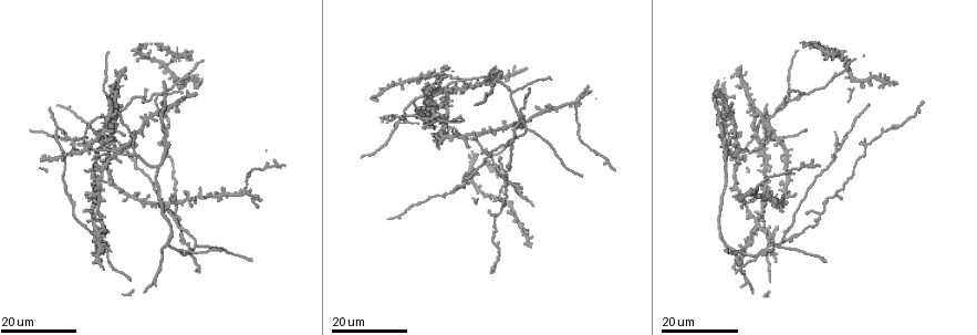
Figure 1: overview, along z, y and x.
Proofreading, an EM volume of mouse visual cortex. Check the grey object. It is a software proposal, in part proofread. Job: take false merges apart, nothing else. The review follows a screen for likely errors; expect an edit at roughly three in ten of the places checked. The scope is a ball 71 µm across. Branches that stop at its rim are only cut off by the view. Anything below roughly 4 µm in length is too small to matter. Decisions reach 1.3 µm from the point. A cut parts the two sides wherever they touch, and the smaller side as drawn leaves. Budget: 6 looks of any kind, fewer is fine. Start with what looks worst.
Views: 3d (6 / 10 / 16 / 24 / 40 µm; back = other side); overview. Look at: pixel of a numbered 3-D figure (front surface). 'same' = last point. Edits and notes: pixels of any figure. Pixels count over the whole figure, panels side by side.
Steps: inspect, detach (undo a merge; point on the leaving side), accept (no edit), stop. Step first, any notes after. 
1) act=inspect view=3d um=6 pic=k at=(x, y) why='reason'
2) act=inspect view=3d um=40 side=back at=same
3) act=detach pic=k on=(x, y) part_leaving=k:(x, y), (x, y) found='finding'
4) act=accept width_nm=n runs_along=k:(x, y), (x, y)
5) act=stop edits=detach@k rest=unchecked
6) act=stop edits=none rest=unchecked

act=inspect view=3d um=24 pic=1 at=(399, 123) why='looks like a crossing'

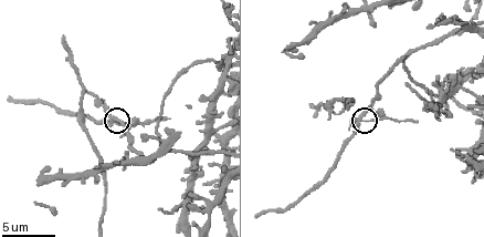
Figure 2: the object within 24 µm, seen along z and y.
act=inspect view=3d um=6 pic=2 at=(114, 122)

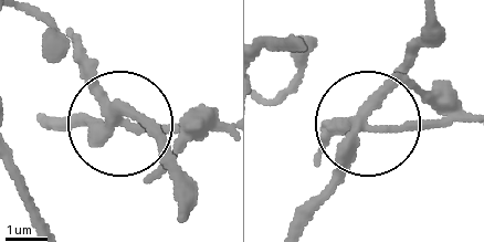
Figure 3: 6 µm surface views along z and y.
act=inspect view=3d um=6 side=back pic=3 at=(111, 122)

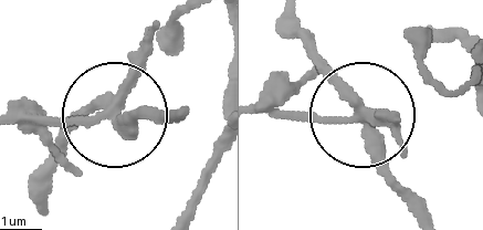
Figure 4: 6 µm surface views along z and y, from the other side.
act=detach pic=4 on=(55, 123) width_nm=300 part_leaving=4:(113, 104), (11, 115) found='a second cell is stuck on'

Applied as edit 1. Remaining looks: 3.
act=inspect view=overview

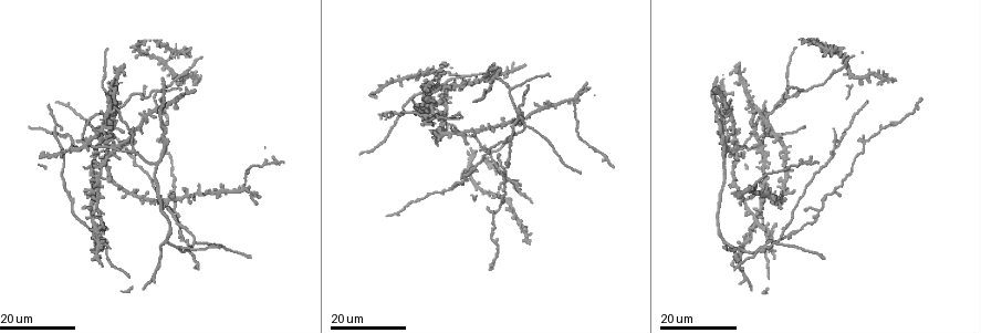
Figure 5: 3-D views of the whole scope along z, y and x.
act=inspect view=3d um=24 pic=5 at=(167, 63) why='three-way junction'

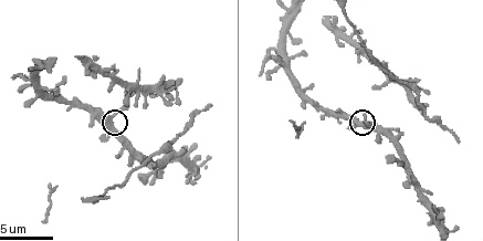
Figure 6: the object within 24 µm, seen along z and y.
act=inspect view=3d um=6 pic=6 at=(113, 119)

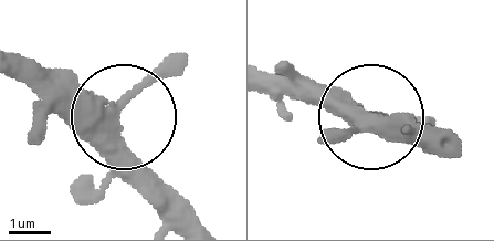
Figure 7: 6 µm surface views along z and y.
act=accept width_nm=310 found='one cell here'

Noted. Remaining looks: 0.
act=stop edits=detach@4 rest=unchecked

